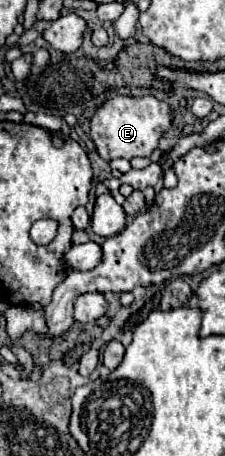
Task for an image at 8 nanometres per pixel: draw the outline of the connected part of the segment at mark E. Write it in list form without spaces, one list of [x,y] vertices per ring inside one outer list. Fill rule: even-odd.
[[[117,94],[105,100],[89,120],[89,136],[103,160],[125,158],[131,160],[135,156],[151,156],[151,152],[159,146],[159,138],[171,128],[173,110],[167,102],[155,96],[123,96]]]

